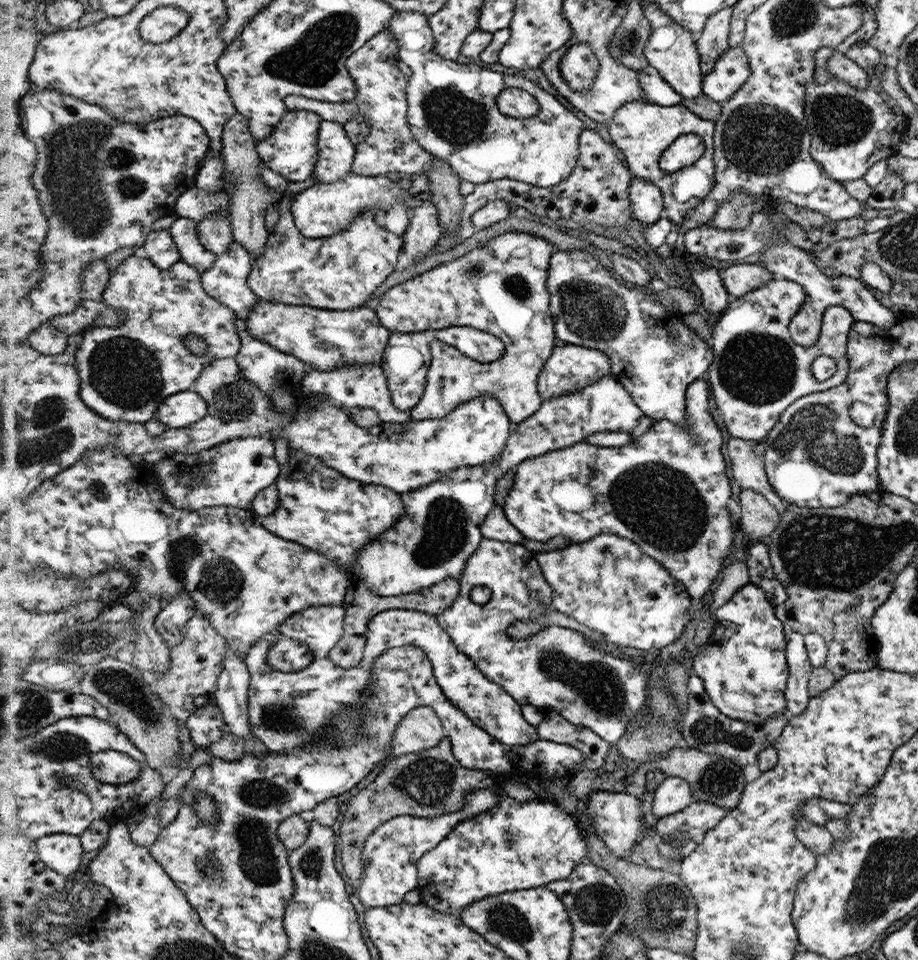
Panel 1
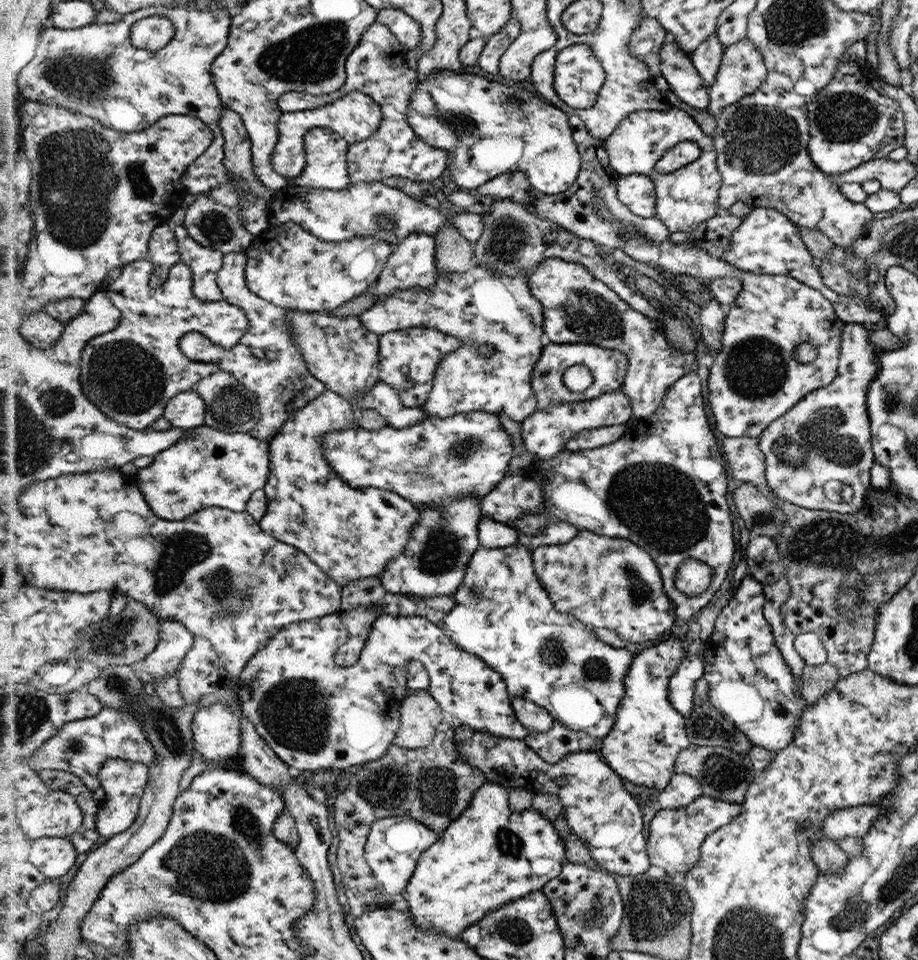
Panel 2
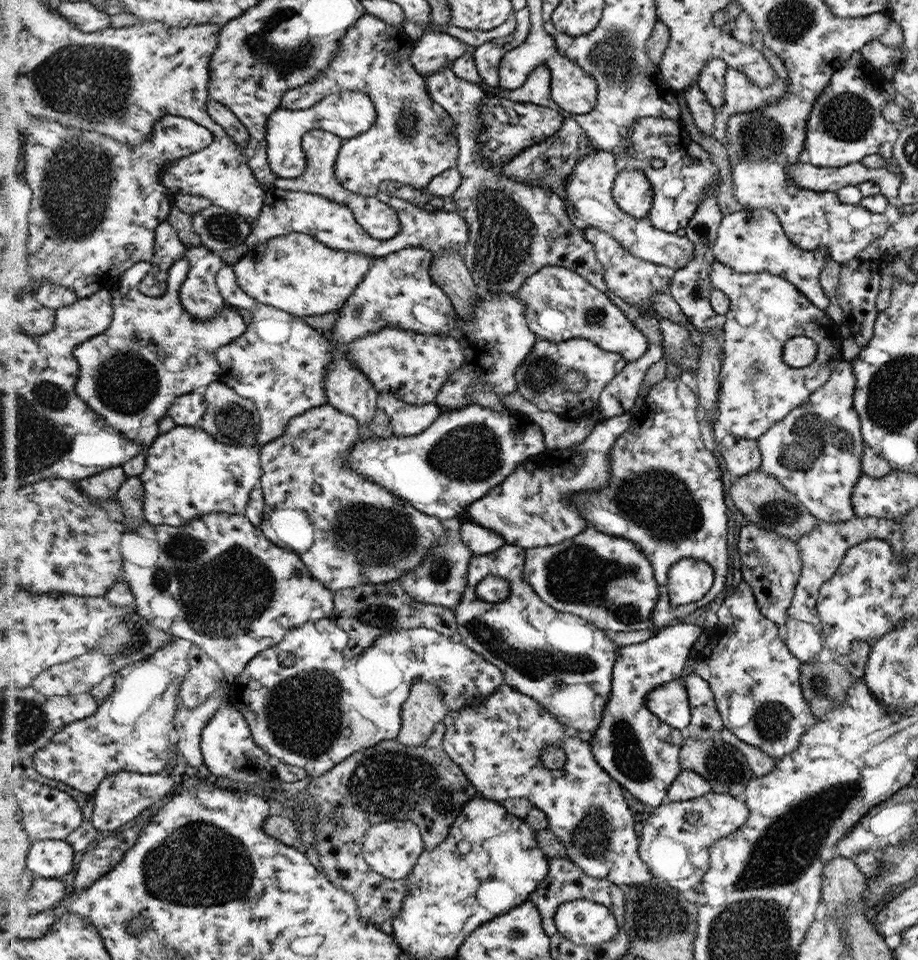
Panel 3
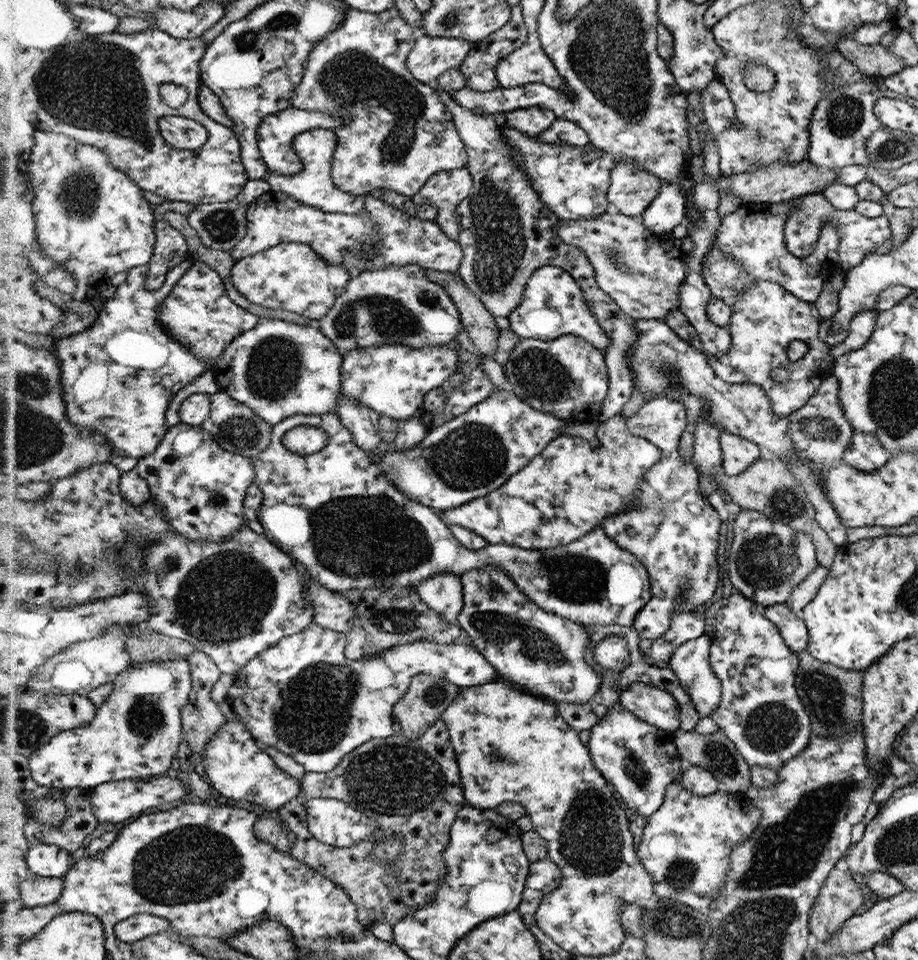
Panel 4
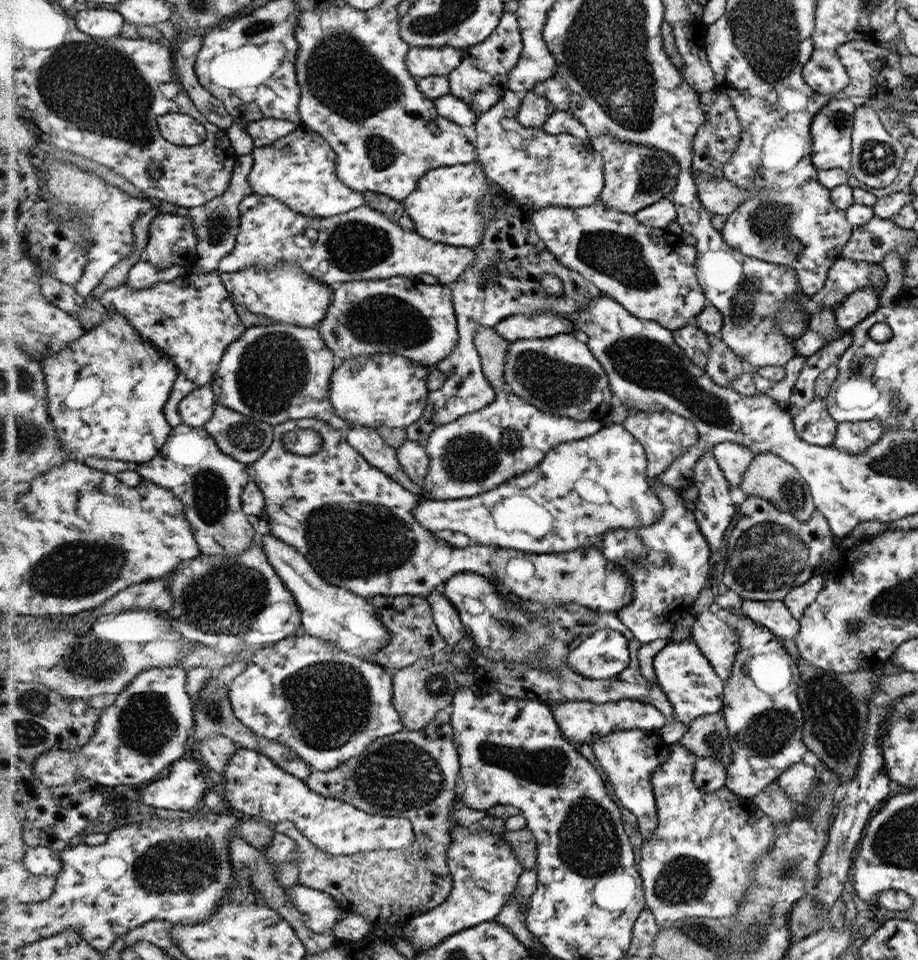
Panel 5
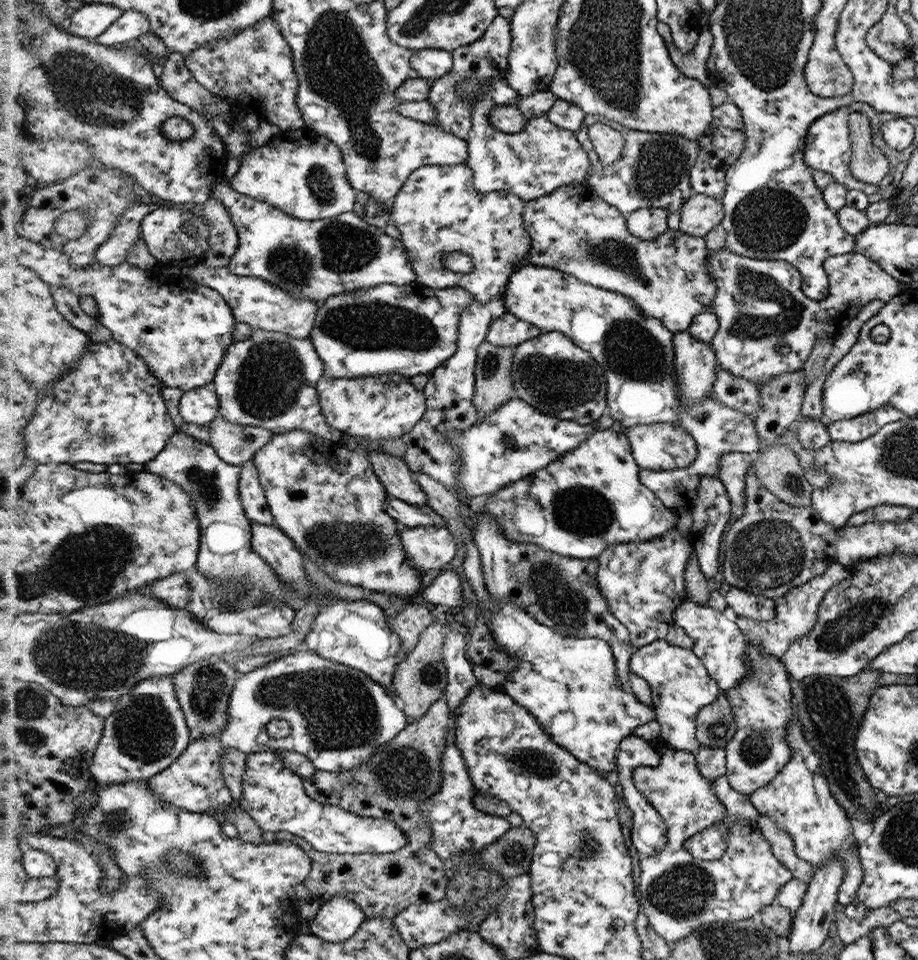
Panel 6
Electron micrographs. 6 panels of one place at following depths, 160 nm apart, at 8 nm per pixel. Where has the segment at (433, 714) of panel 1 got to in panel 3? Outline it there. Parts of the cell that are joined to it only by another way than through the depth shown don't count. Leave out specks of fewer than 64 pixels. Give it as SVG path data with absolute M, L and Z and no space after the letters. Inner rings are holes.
M415 680L401 710L401 732L396 740L406 746L424 745L449 712L450 708L446 706L445 697L438 686Z

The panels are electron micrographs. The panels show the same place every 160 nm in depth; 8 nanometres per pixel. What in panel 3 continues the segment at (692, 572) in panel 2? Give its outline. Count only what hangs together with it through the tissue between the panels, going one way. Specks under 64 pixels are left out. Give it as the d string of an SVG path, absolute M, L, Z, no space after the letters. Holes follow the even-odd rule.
M683 558L670 566L668 594L672 606L682 606L700 601L711 589L714 568L697 558Z

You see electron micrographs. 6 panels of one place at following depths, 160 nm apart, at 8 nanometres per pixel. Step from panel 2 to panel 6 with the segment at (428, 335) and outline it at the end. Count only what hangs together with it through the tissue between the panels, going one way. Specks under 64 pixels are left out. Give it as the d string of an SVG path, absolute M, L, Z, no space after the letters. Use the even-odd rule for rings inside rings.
M372 374L366 378L324 378L317 382L317 393L320 398L321 410L330 427L352 438L368 438L368 440L392 440L401 438L404 434L410 433L421 422L427 406L424 391L419 391L410 382L408 375Z

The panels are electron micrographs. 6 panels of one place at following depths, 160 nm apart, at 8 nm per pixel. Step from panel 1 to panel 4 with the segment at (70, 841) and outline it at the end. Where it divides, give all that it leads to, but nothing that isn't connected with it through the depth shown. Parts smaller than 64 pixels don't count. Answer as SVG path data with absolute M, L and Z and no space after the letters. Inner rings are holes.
M50 844L32 846L28 859L34 874L52 878L65 878L74 866L70 851Z

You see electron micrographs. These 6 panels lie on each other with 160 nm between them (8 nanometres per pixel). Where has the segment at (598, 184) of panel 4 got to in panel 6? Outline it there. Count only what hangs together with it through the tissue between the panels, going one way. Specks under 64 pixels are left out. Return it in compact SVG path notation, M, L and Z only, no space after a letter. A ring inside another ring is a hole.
M468 77L461 82L462 90L458 95L468 97L478 91L478 100L473 103L472 128L468 143L469 156L465 162L474 170L474 183L477 190L486 193L505 190L518 195L524 202L530 202L546 194L554 193L560 188L576 185L579 190L589 190L589 170L592 169L592 159L588 151L576 138L574 131L563 129L550 122L549 113L545 116L533 118L532 121L516 134L509 134L496 130L493 123L489 122L489 115L494 107L500 105L518 104L520 95L514 91L505 79L498 79L483 85ZM482 87L482 92L480 92Z

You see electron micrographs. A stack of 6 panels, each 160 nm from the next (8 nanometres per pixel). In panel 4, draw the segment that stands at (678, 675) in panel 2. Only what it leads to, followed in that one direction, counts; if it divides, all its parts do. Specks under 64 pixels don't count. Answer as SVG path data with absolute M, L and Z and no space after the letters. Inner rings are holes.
M632 682L620 696L622 708L635 717L662 730L675 731L681 726L680 703L669 691L646 682Z

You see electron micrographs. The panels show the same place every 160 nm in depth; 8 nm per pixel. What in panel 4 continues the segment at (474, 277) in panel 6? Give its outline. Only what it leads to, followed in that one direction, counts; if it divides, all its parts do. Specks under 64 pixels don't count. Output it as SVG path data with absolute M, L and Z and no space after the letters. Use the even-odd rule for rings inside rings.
M466 167L445 170L433 174L411 199L415 206L434 206L438 214L433 220L440 223L446 235L457 240L461 234L457 206L472 192L473 184L473 175Z

